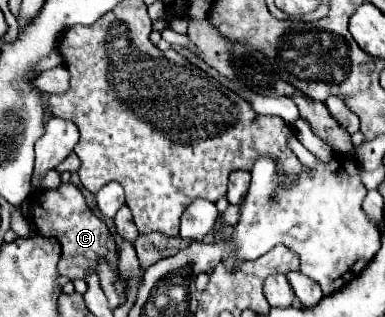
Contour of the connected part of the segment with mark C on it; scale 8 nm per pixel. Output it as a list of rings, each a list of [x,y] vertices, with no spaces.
[[[65,183],[59,189],[51,191],[45,189],[43,193],[35,193],[29,199],[33,199],[33,221],[31,225],[35,229],[41,229],[43,235],[57,237],[61,243],[61,259],[59,259],[59,273],[67,275],[69,279],[85,279],[89,269],[95,269],[97,261],[105,257],[109,265],[113,265],[117,273],[117,249],[115,241],[107,229],[107,225],[93,215],[93,211],[87,207],[81,191],[73,183]]]

